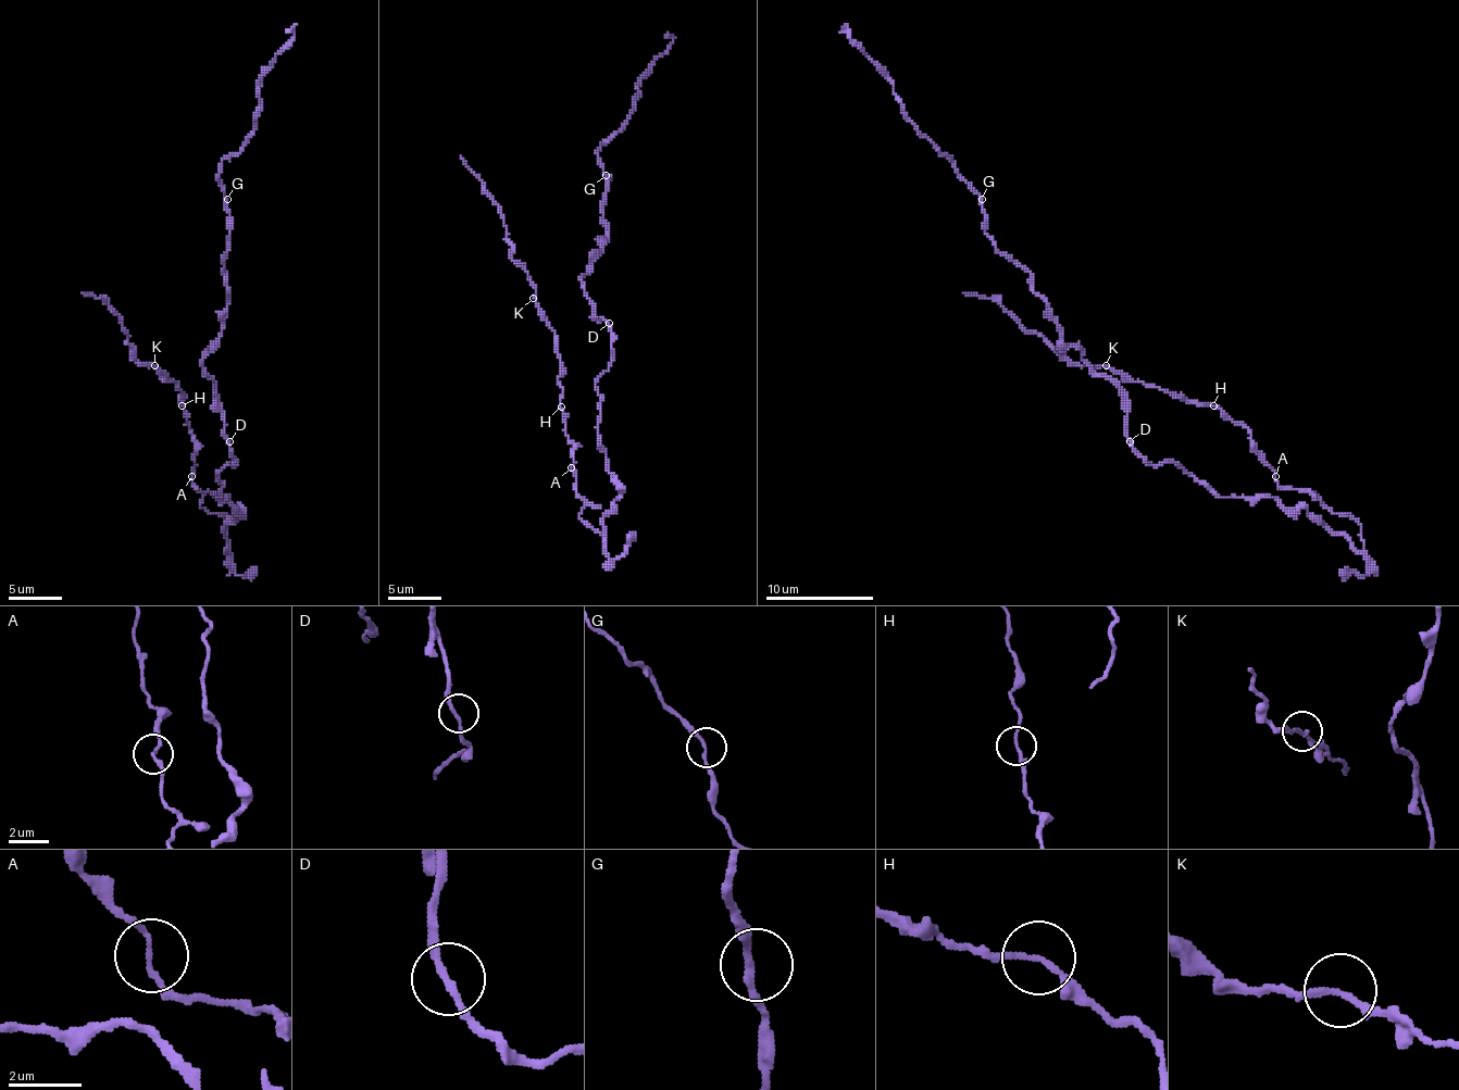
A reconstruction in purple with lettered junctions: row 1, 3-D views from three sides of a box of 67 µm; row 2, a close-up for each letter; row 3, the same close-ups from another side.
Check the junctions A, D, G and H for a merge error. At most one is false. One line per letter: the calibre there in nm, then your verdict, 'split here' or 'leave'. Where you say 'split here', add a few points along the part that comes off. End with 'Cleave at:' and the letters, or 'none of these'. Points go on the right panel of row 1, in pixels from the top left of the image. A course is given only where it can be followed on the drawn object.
A: 140 nm | leave
D: 170 nm | leave
G: 180 nm | leave
H: 150 nm | leave
Cleave at: none of these

